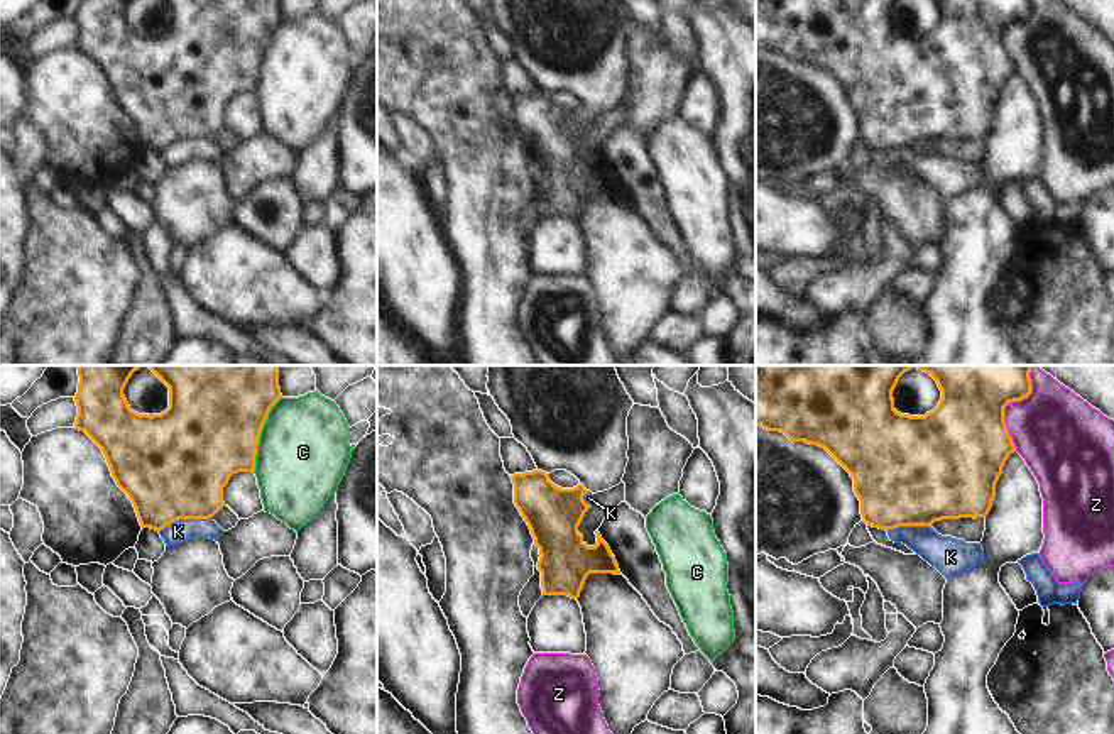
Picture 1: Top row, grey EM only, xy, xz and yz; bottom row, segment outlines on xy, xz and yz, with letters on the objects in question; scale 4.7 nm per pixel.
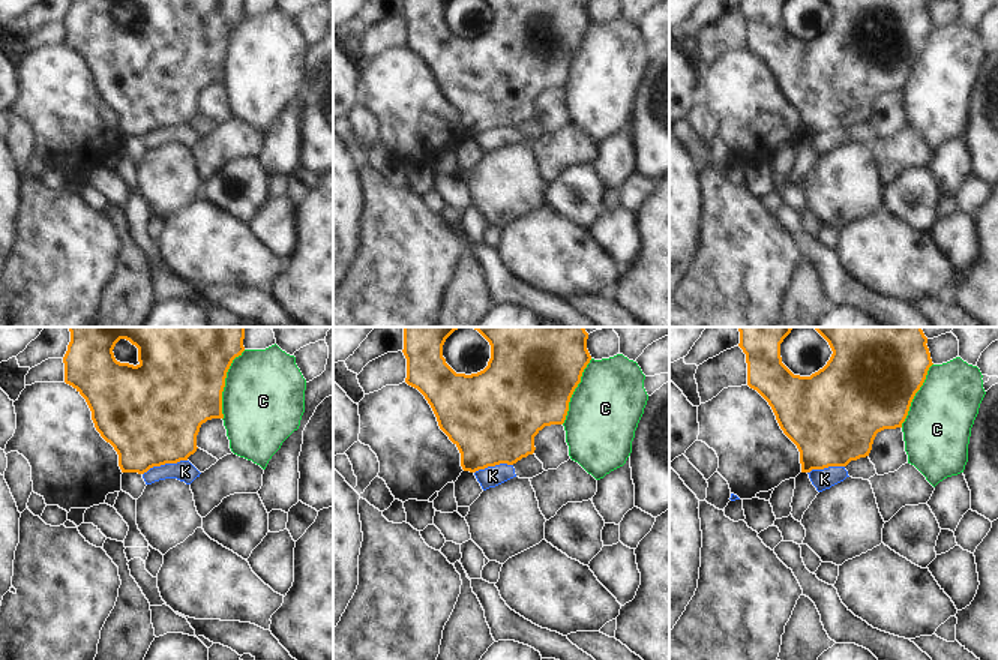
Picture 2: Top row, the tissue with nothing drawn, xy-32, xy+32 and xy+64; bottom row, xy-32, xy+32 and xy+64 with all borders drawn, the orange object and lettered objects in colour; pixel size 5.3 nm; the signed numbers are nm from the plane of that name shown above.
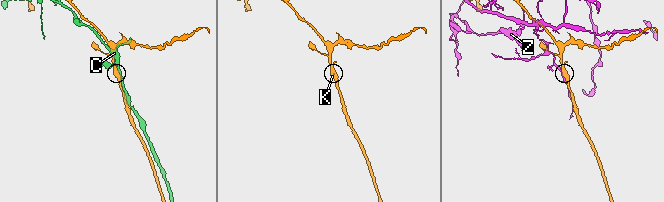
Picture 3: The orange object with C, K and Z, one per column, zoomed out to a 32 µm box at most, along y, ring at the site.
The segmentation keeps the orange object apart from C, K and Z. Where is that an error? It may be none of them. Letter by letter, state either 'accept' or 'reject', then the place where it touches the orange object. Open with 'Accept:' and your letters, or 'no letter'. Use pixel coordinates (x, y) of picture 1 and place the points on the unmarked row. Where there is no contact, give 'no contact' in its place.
Accept: no letter
C: reject; meets orange in xy at (259, 54)
K: reject; meets orange in xy at (185, 139)
Z: reject; meets orange in yz at (1003, 31)

